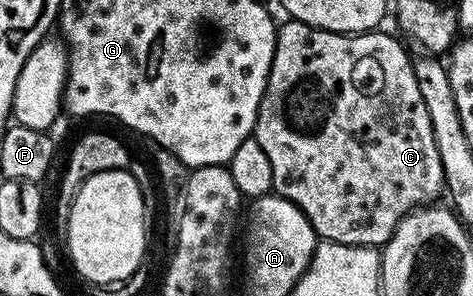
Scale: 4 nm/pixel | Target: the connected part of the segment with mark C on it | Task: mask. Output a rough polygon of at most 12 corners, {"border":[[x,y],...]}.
{"border":[[281,23],[252,135],[319,239],[446,184],[411,55]]}

